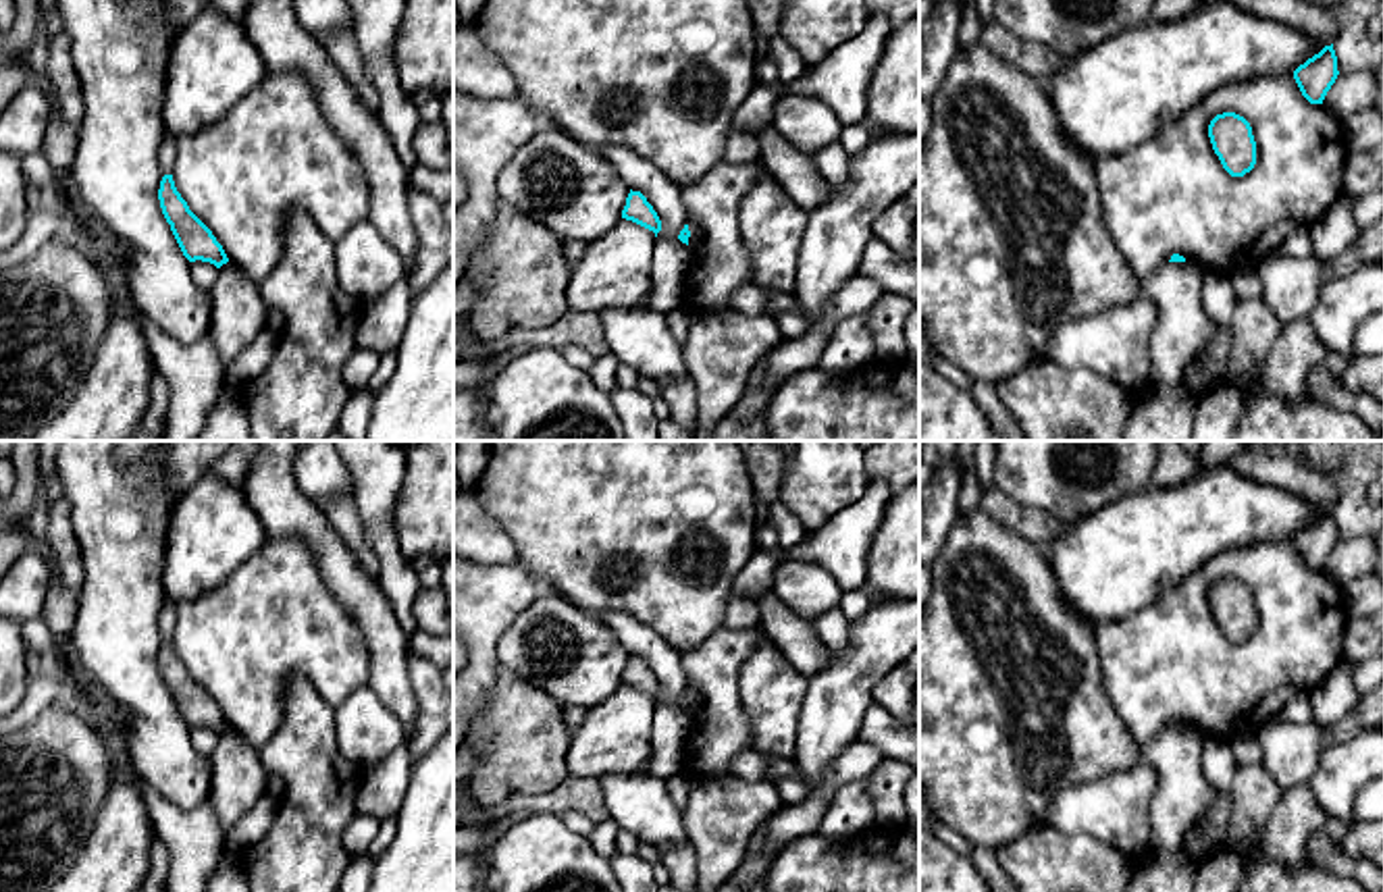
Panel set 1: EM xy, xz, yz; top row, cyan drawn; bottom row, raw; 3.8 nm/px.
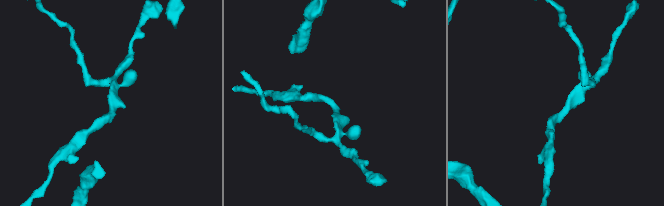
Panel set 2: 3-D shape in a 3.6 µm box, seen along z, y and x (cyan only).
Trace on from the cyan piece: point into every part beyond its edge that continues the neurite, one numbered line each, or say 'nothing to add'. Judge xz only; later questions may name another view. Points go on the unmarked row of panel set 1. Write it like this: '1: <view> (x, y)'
nothing to add

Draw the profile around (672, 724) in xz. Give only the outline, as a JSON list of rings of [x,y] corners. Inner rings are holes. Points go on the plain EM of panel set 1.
[[[601,611],[595,618],[616,632],[632,657],[647,663],[661,686],[661,697],[655,703],[651,759],[645,771],[661,780],[682,773],[693,715],[678,705],[688,688],[680,653],[628,613]]]

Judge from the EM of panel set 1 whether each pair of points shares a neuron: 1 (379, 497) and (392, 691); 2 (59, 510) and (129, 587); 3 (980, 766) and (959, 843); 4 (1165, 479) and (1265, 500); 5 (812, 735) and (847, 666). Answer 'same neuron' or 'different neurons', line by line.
1: different neurons
2: different neurons
3: different neurons
4: different neurons
5: same neuron

